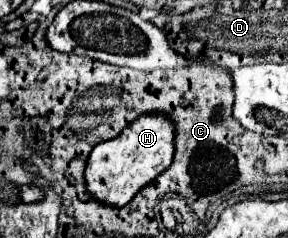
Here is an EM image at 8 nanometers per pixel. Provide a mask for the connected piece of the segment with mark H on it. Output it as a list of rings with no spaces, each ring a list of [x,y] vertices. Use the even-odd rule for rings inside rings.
[[[145,113],[131,121],[119,137],[95,145],[89,155],[85,181],[91,195],[107,205],[127,205],[141,187],[163,173],[175,153],[175,121],[165,113]]]

